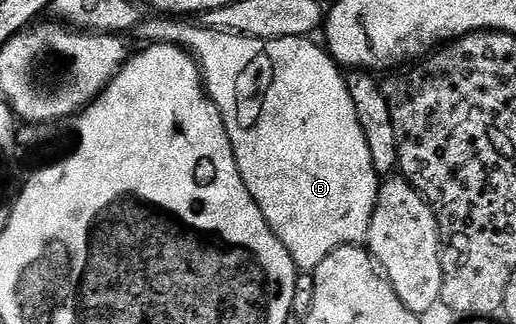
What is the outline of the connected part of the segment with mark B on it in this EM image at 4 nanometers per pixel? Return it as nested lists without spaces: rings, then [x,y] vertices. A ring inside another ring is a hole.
[[[147,16],[143,21],[134,26],[133,34],[139,38],[147,38],[152,43],[167,42],[170,46],[181,46],[196,62],[199,63],[203,75],[203,85],[208,96],[217,104],[217,108],[223,117],[223,123],[227,129],[229,140],[233,144],[233,156],[237,160],[237,168],[241,172],[241,180],[245,188],[249,188],[249,196],[261,208],[261,216],[269,224],[269,228],[285,244],[289,256],[293,256],[296,267],[300,271],[313,272],[337,248],[353,246],[362,243],[369,232],[371,217],[375,211],[375,201],[379,195],[381,185],[380,175],[373,168],[373,160],[369,156],[369,144],[365,140],[365,132],[361,128],[361,120],[357,120],[357,108],[353,108],[353,100],[349,96],[347,79],[344,71],[340,69],[334,58],[327,53],[322,45],[319,46],[310,37],[306,38],[247,38],[243,34],[229,34],[226,30],[211,30],[202,24],[196,24],[191,20],[180,20],[175,16]]]

